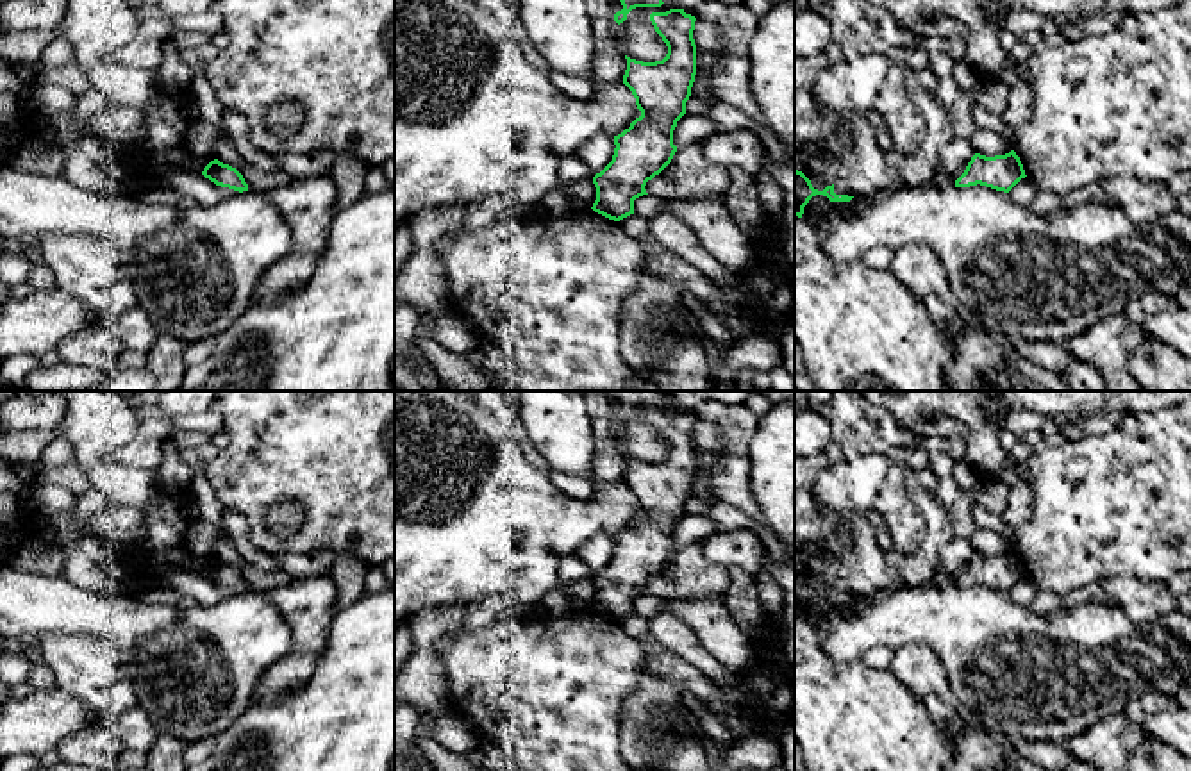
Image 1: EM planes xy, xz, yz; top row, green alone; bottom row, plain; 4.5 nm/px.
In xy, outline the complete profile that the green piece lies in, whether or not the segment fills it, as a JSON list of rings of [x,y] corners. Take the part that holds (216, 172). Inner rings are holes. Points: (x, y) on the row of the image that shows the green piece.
[[[218,159],[211,161],[204,168],[202,175],[216,186],[229,187],[239,193],[248,191],[248,184],[245,182],[243,175],[236,168],[223,164]]]

